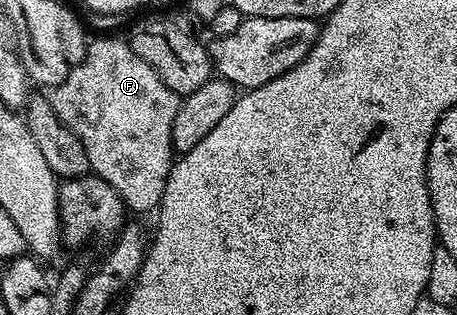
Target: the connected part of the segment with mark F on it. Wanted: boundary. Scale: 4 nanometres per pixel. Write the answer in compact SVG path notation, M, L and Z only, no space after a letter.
M97 38L85 47L83 60L63 80L63 84L52 87L51 101L55 116L79 136L87 152L87 160L92 173L101 178L125 201L126 207L133 210L156 211L163 200L169 174L173 170L175 151L171 128L175 124L175 112L179 112L181 98L159 80L155 68L143 60L129 47L128 41L121 38Z

